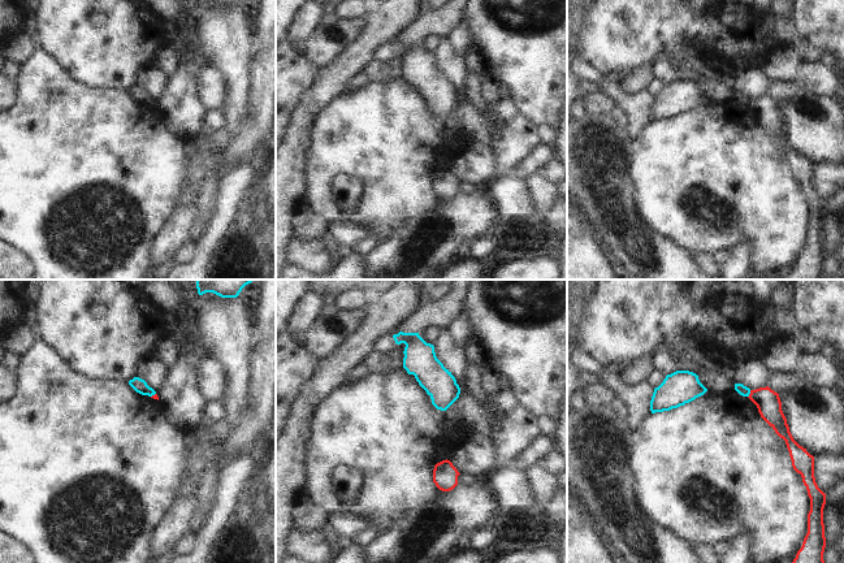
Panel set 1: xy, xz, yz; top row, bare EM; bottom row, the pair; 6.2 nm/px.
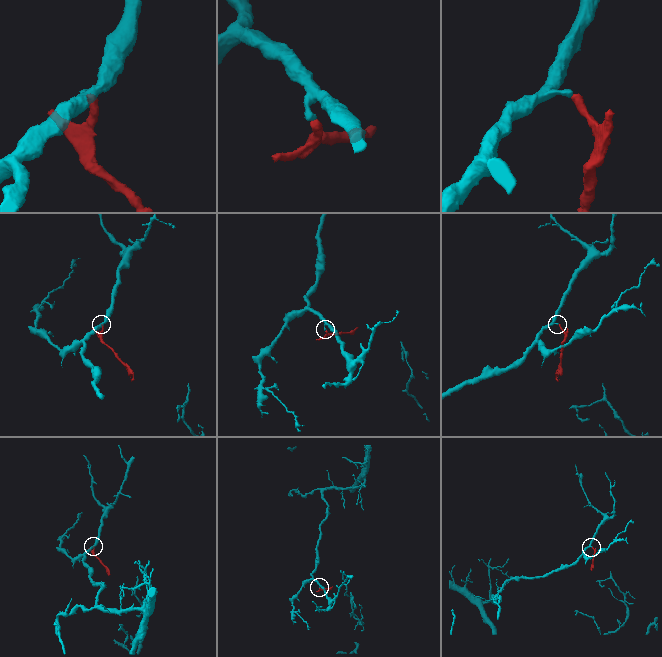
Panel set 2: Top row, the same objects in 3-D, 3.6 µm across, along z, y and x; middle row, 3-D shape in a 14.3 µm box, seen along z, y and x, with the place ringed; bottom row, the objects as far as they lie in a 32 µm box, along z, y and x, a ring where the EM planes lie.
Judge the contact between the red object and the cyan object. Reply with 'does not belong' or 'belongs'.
does not belong

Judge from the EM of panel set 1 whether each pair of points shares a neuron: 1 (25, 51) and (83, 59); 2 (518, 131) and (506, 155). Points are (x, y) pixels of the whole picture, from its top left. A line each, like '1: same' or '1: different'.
1: different
2: same

